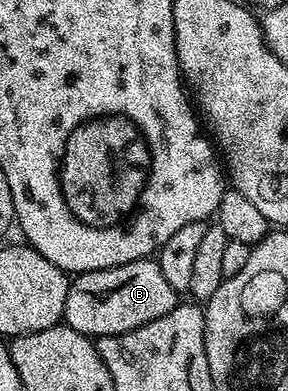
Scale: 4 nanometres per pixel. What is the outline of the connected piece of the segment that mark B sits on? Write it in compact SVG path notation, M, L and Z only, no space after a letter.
M146 259L123 263L119 267L107 267L90 273L78 273L69 282L67 299L65 300L64 324L70 325L84 337L100 339L103 337L118 337L127 331L135 331L163 315L167 315L179 303L178 290L163 279L160 260Z

